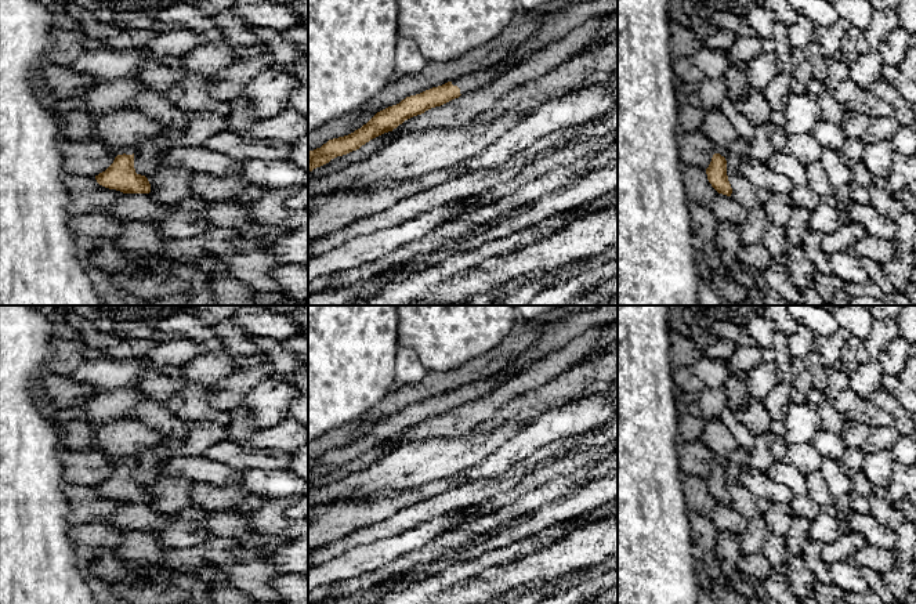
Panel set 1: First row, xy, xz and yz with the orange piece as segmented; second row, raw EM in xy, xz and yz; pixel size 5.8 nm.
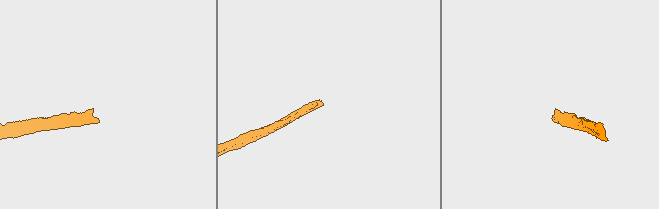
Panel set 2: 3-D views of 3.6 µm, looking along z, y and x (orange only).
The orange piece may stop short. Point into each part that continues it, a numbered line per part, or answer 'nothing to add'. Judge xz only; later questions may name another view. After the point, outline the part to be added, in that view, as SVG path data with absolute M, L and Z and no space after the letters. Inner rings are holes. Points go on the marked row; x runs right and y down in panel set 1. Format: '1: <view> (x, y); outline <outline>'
1: xz (466, 83); outline M499 62L489 68L482 68L475 72L467 73L460 76L459 79L453 80L452 84L460 88L460 94L464 95L473 90L477 90L502 73L507 72L510 68L504 68ZM510 66L511 68L511 66Z

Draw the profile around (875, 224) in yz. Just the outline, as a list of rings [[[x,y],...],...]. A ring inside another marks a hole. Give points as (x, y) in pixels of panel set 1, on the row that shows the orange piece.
[[[851,200],[846,207],[851,221],[861,225],[868,235],[875,238],[894,240],[895,238],[895,224],[894,220],[890,220],[881,216],[870,205],[862,205]]]

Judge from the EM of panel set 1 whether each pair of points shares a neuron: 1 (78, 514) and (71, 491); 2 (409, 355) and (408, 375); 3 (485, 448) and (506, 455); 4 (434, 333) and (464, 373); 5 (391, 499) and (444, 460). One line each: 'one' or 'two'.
1: one
2: one
3: two
4: two
5: two

